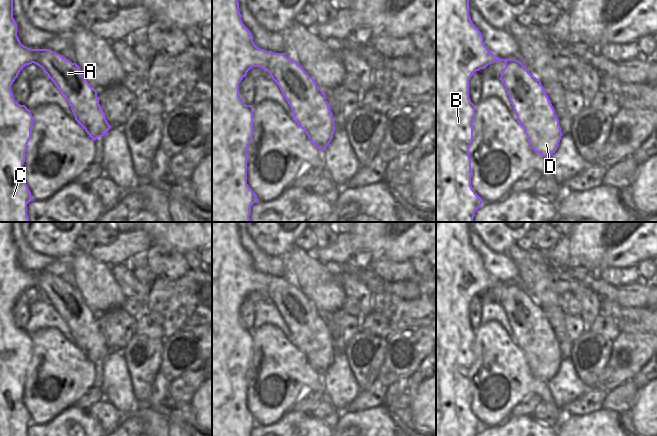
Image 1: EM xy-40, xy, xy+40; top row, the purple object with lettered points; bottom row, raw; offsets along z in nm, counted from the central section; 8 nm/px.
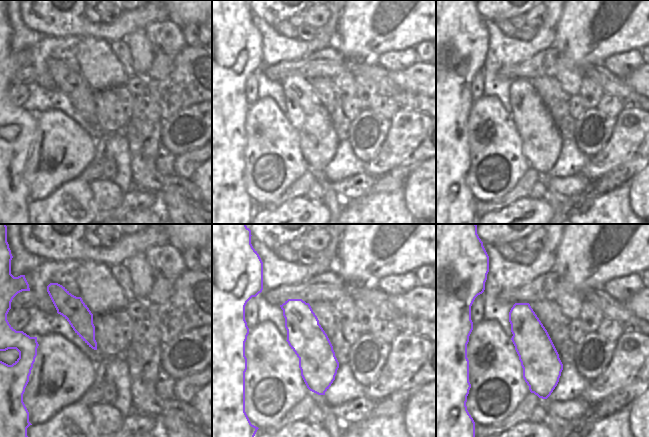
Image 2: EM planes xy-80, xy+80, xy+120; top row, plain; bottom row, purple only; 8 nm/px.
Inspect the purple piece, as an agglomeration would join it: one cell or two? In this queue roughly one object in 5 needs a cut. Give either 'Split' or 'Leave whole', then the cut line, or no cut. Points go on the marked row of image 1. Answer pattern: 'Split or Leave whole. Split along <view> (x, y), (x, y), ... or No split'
Leave whole. No split.

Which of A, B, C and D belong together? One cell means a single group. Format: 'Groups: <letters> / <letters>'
Groups: A B C D.

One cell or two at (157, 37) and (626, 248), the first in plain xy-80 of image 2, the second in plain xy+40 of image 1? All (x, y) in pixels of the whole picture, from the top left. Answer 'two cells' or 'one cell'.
two cells

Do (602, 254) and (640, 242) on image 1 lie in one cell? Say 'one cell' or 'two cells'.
one cell

